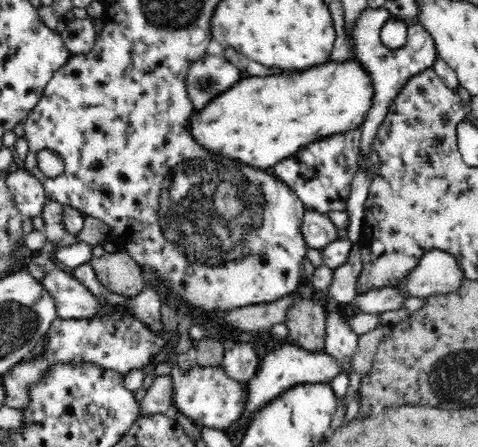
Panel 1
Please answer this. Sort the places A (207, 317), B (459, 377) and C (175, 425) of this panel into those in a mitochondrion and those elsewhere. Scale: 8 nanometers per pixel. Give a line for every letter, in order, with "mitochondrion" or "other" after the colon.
A: other
B: mitochondrion
C: other

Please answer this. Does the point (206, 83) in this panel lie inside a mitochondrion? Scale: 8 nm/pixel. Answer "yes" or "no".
yes

